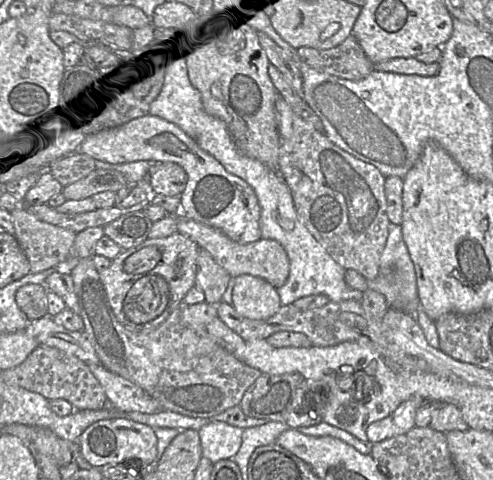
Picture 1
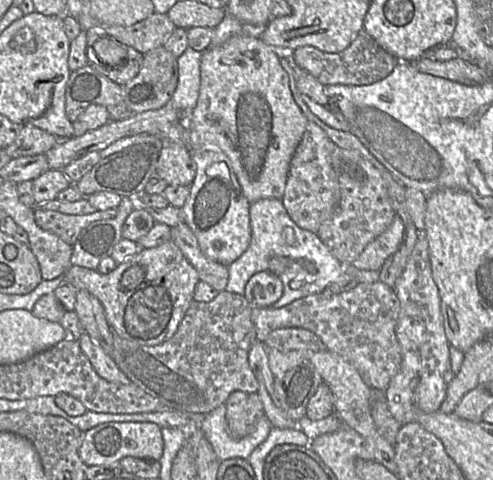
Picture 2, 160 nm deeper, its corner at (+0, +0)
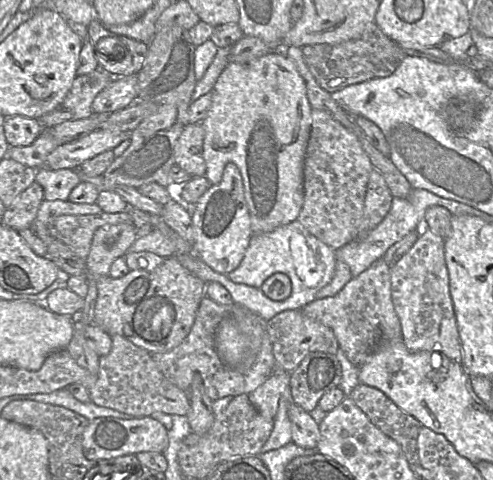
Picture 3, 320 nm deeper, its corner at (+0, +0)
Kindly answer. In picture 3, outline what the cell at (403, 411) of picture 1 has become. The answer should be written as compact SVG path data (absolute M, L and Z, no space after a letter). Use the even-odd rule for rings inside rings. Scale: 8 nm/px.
M421 228L415 244L391 265L391 296L400 320L401 340L412 352L439 352L462 363L462 347L449 289L444 238Z

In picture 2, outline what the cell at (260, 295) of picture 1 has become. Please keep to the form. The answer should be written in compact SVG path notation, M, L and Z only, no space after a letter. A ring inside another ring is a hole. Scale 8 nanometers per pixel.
M263 271L254 274L245 286L244 297L252 307L269 308L283 294L283 283L279 276Z

